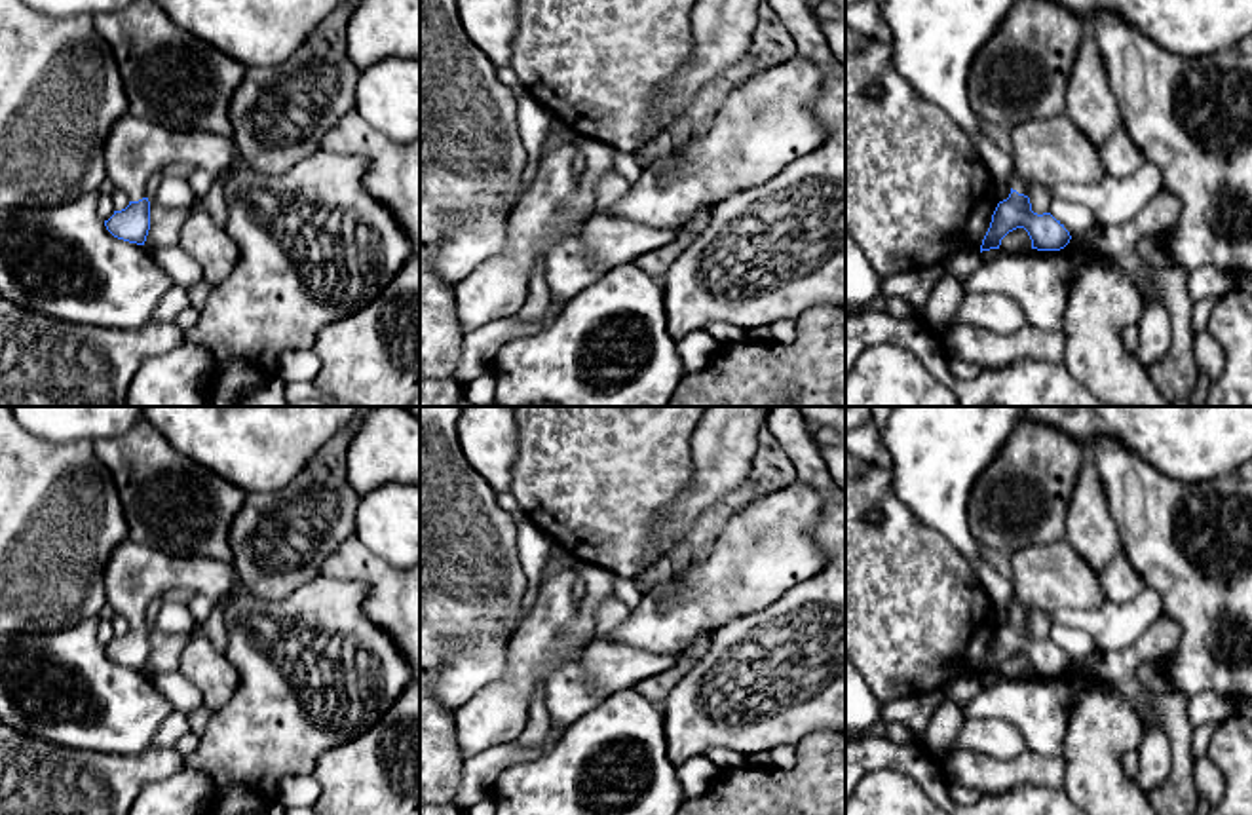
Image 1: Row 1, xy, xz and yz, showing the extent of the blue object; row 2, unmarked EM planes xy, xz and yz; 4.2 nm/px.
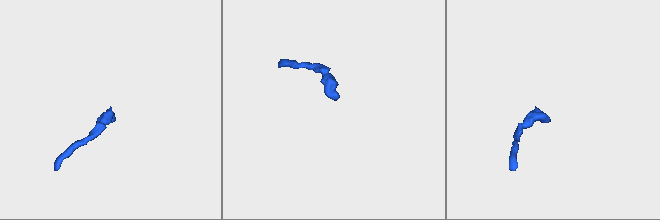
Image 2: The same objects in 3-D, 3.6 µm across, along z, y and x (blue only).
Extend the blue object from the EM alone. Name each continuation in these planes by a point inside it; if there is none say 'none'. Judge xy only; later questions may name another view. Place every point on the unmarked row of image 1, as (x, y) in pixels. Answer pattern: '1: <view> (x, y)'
1: xy (135, 574)

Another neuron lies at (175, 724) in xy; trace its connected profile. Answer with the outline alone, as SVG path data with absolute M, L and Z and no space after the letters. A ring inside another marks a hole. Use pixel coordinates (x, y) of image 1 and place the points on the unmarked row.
M173 711L163 724L158 728L152 747L169 749L188 731L188 716Z

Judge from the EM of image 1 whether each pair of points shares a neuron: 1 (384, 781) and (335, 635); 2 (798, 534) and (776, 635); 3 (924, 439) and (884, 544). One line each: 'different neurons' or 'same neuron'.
1: different neurons
2: different neurons
3: different neurons

